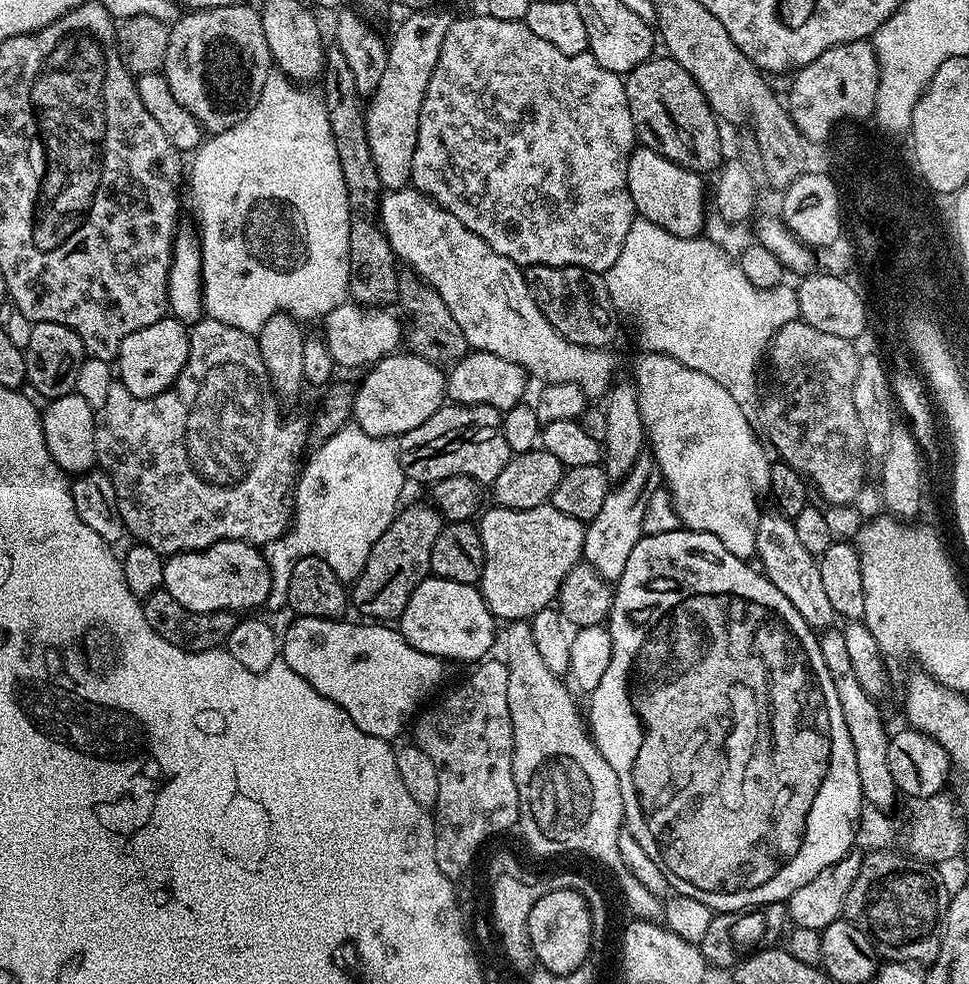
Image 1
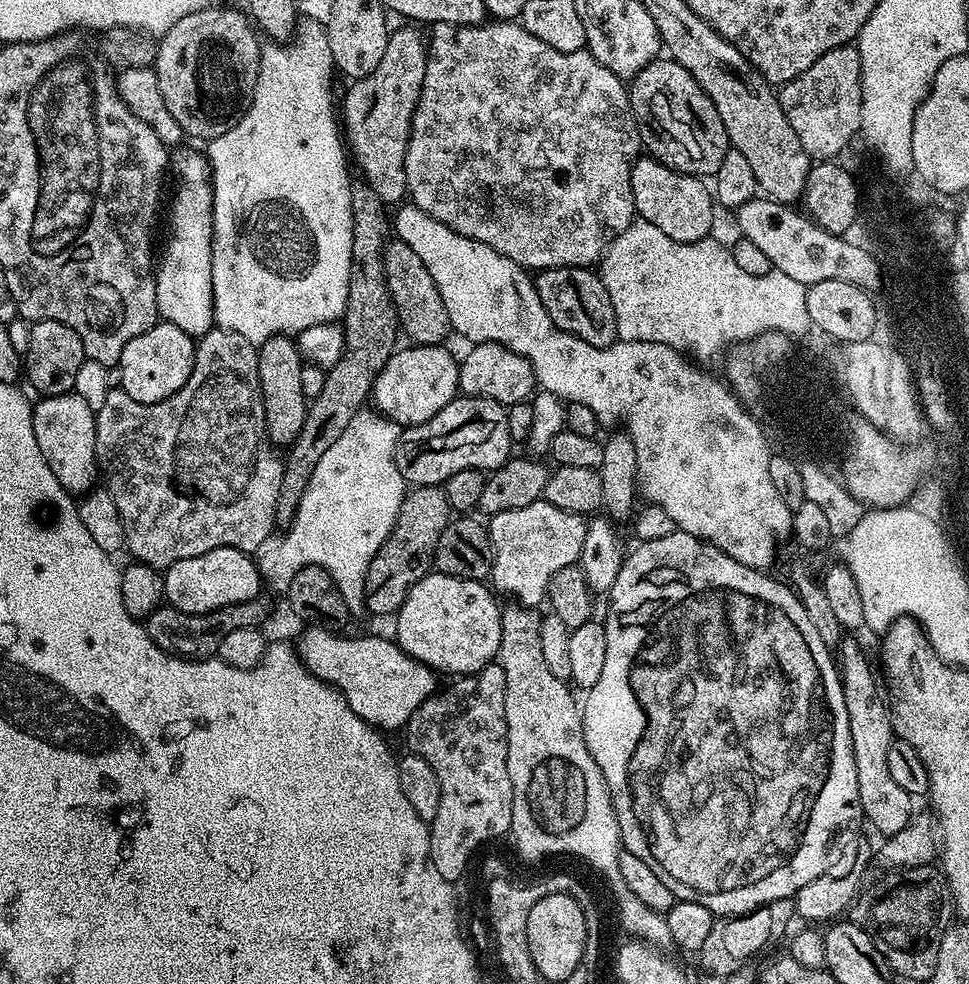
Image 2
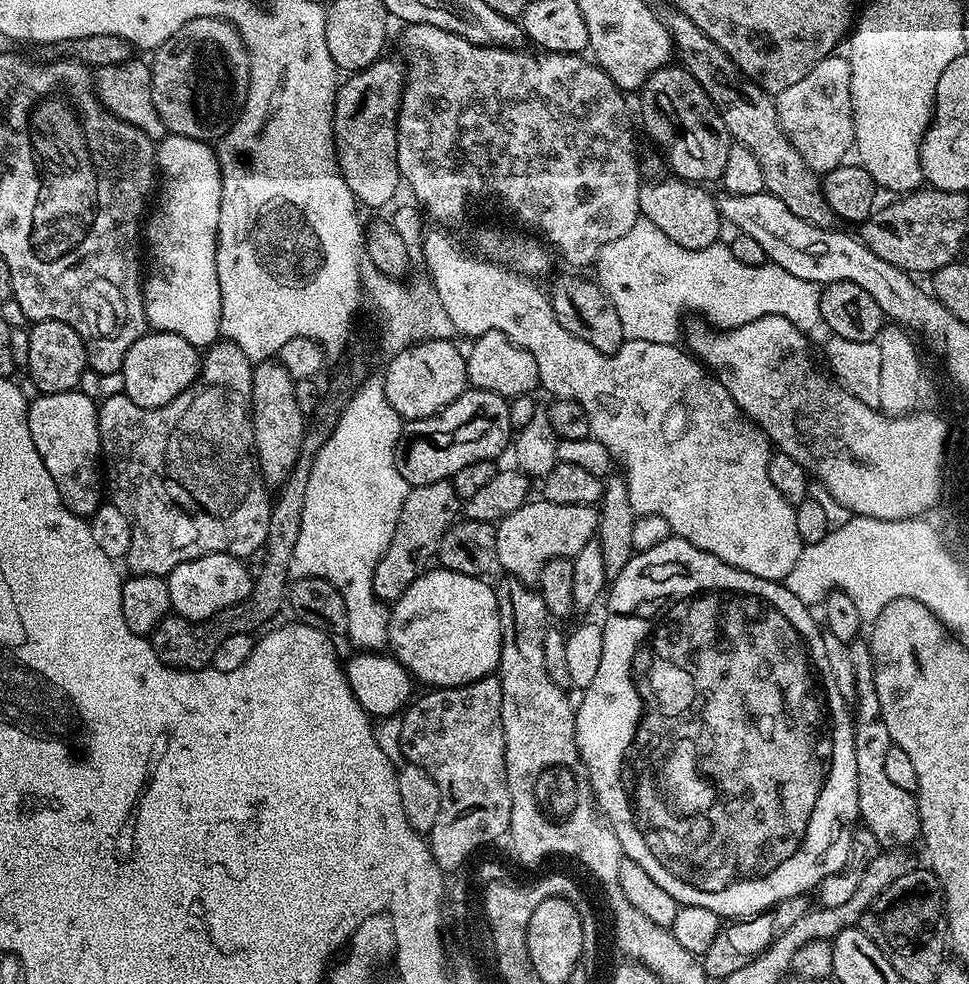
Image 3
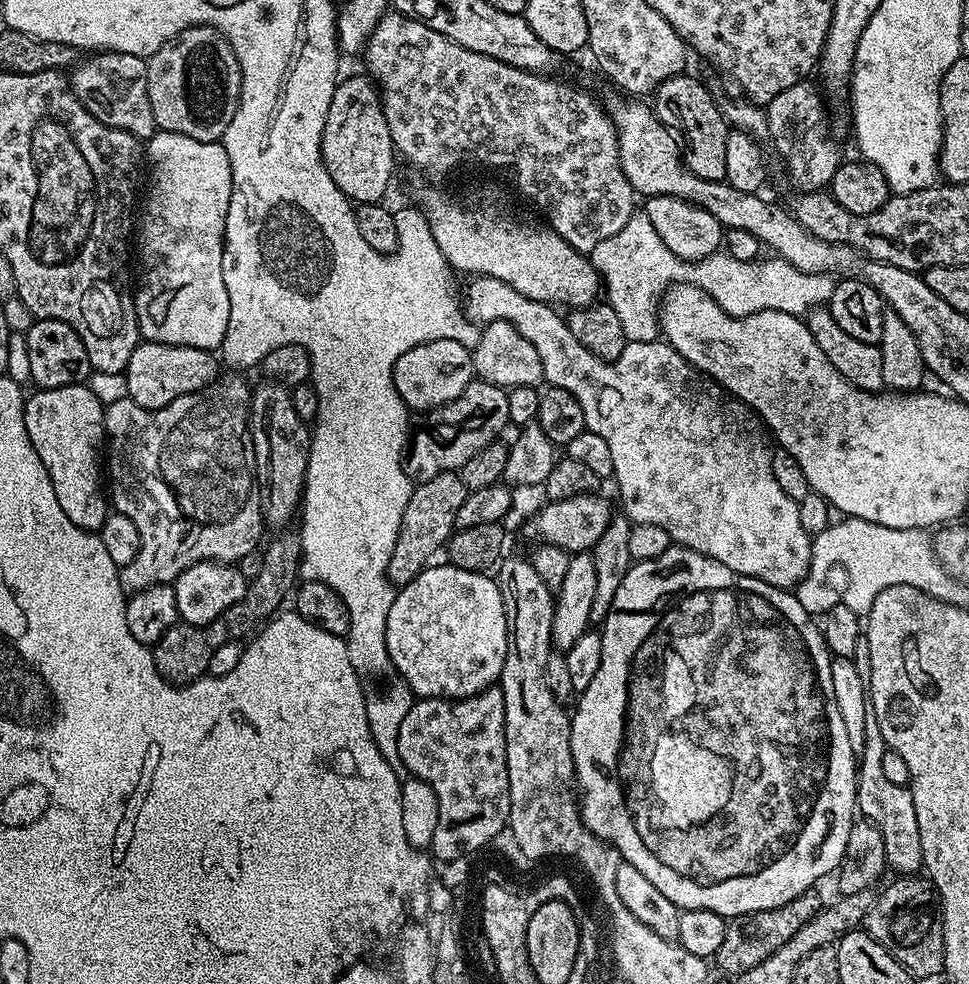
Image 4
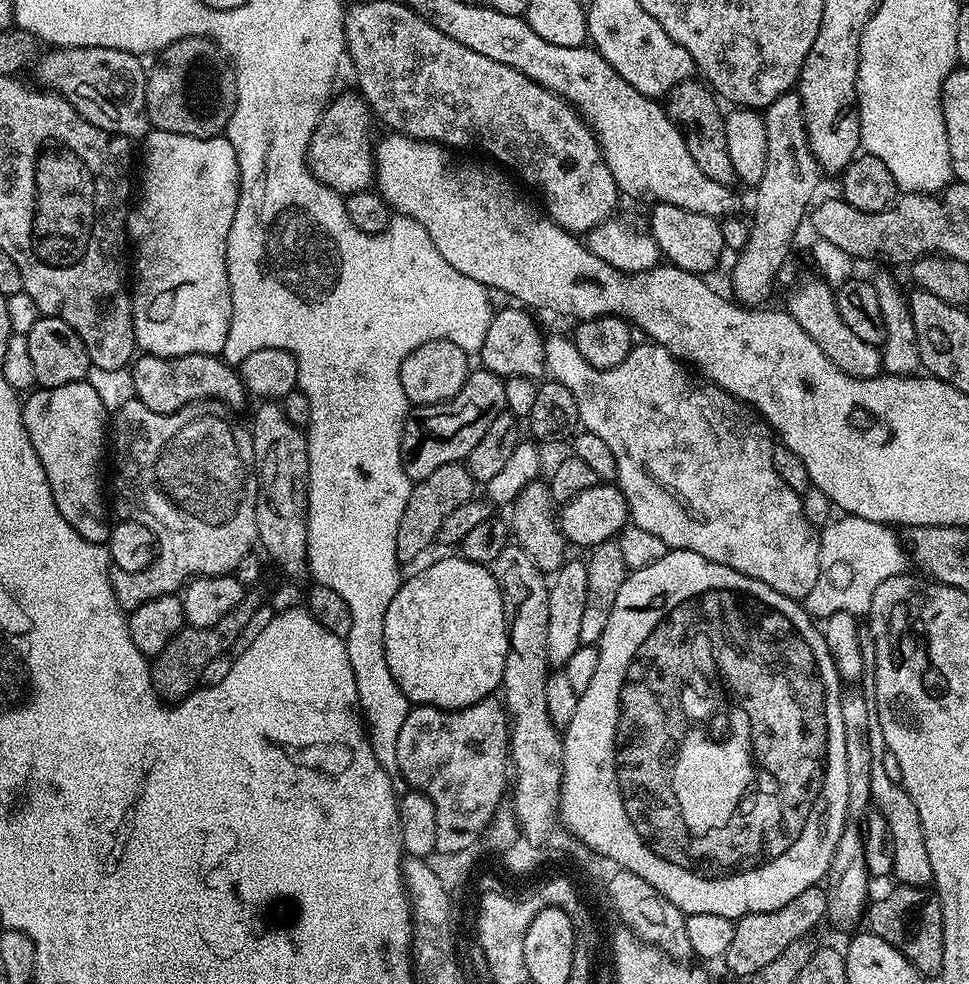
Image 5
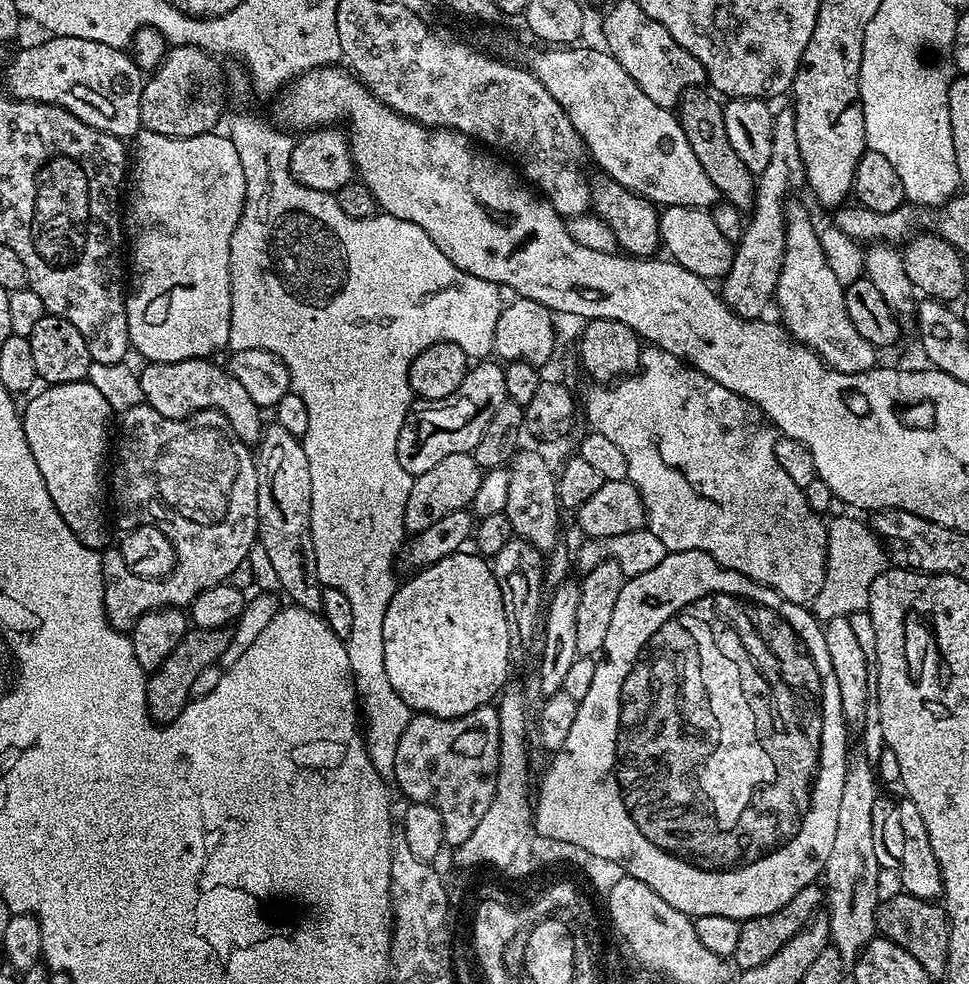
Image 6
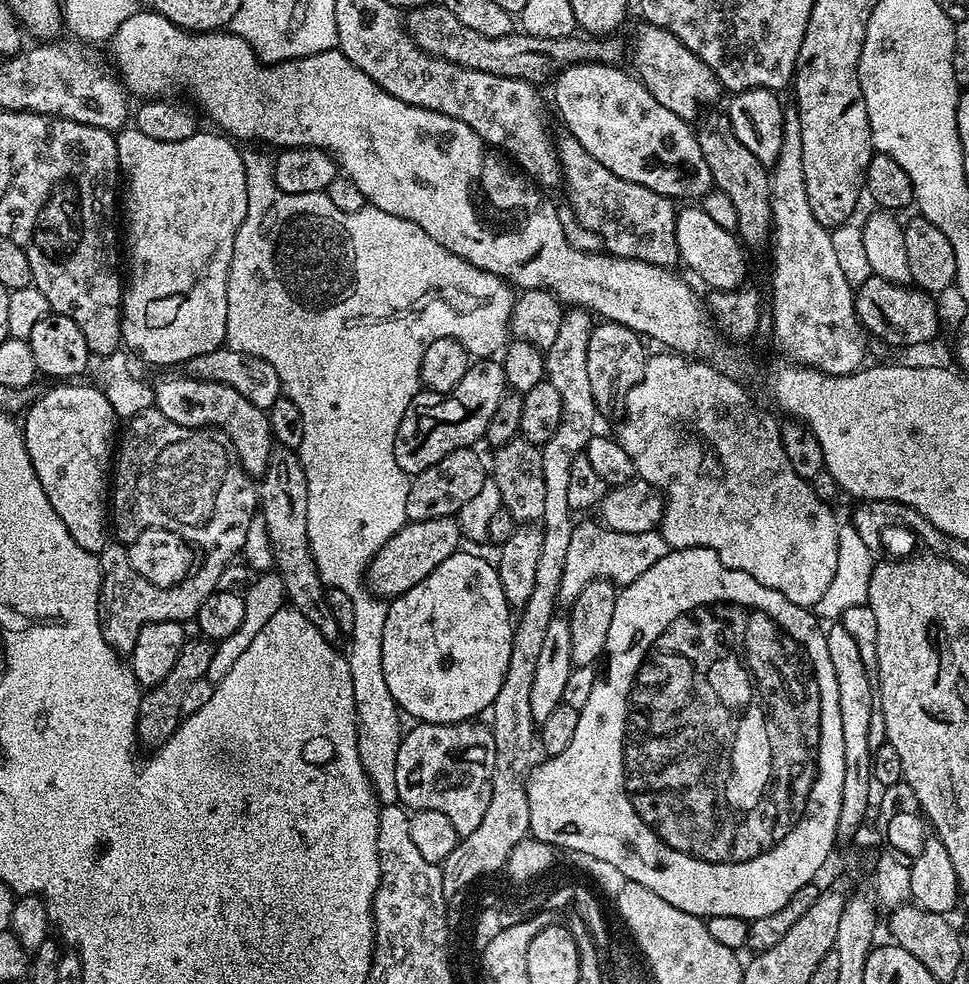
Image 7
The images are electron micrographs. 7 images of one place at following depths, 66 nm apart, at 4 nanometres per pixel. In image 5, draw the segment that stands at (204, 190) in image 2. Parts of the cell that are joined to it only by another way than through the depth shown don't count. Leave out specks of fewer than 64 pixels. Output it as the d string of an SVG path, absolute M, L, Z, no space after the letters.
M159 130L149 131L143 137L144 173L138 176L138 196L140 201L131 205L126 221L126 232L130 244L136 247L136 288L140 293L132 296L132 325L136 335L136 347L141 353L150 356L185 356L186 354L206 354L215 356L223 353L226 346L226 334L230 330L232 303L230 302L230 286L226 270L226 246L230 226L234 222L234 210L238 206L240 193L240 171L238 158L234 154L234 146L228 141L227 135L211 136L210 138L194 138L186 134L170 134Z

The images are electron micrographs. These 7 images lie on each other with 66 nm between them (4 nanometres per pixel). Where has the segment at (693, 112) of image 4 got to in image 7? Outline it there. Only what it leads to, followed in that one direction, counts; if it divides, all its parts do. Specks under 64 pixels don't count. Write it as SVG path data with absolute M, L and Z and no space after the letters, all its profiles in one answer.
M708 110L695 121L694 131L698 138L698 146L702 148L702 158L706 158L706 166L710 166L712 183L715 191L726 194L734 211L738 213L736 232L745 249L760 248L769 243L772 233L771 218L771 182L769 169L738 138L734 138L734 128L730 126L727 115L723 111Z

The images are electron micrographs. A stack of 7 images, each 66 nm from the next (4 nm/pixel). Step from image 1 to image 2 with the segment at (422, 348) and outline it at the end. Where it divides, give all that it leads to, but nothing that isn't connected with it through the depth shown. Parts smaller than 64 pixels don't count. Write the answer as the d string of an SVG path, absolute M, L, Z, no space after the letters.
M395 238L389 239L384 245L384 277L392 304L396 307L399 331L403 335L405 332L413 345L443 345L444 339L452 332L450 314L446 314L446 302L442 302L442 294L438 294L438 286L434 278L430 278L430 270L426 270L416 255Z

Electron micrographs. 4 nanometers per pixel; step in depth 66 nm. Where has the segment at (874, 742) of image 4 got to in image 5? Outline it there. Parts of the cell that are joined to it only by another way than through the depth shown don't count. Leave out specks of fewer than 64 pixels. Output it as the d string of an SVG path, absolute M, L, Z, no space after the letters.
M874 718L870 722L870 794L875 811L886 818L888 829L892 835L892 876L900 884L909 884L915 888L923 888L932 884L930 857L926 855L926 842L922 838L922 826L918 822L918 810L910 794L897 781L890 779L886 770L882 770L882 754L885 751L882 738L882 726Z

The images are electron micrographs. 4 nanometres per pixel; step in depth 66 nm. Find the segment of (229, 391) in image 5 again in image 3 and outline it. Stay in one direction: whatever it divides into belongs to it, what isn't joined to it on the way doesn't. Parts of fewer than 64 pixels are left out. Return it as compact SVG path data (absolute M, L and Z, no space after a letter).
M145 331L144 336L126 350L124 365L119 370L124 376L123 395L143 408L166 406L199 381L201 363L201 349L186 342L186 338L178 338L178 334L169 332Z

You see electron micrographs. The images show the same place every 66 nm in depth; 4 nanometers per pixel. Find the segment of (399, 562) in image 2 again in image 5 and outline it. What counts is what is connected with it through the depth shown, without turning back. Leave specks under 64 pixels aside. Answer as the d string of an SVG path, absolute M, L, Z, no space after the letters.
M463 463L438 466L434 474L425 480L415 481L412 493L406 502L406 510L402 514L402 522L398 522L398 558L401 565L408 566L411 560L416 560L432 543L437 543L437 536L442 527L442 522L463 503L473 499L474 490L478 485L468 473Z

